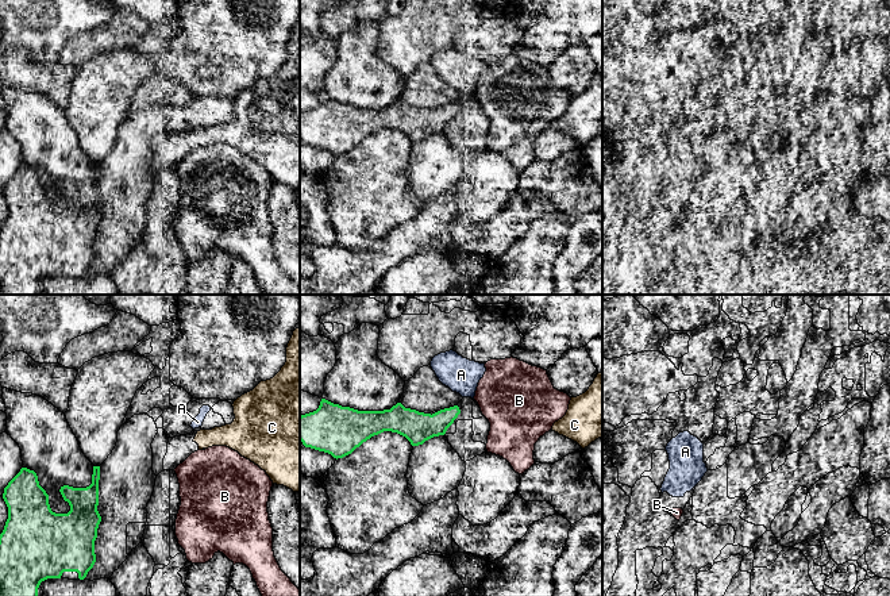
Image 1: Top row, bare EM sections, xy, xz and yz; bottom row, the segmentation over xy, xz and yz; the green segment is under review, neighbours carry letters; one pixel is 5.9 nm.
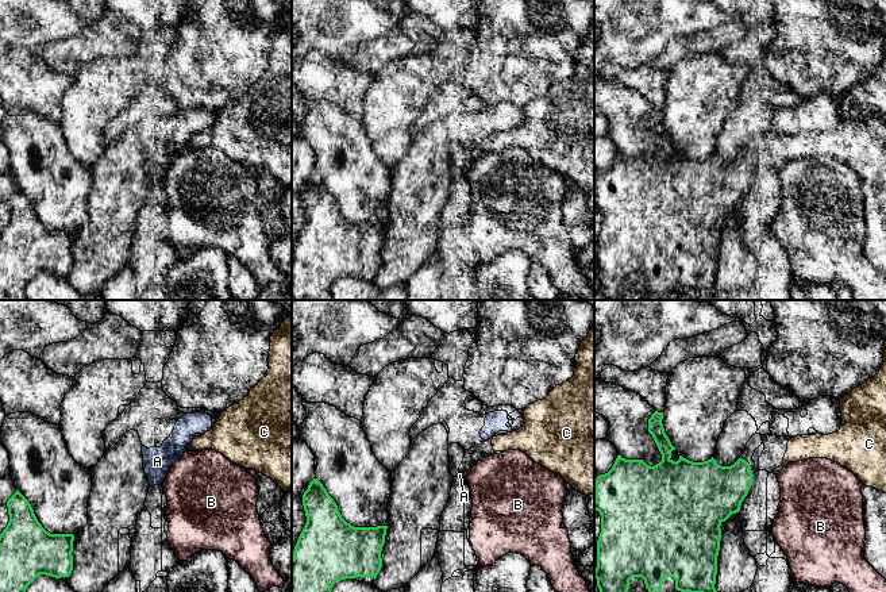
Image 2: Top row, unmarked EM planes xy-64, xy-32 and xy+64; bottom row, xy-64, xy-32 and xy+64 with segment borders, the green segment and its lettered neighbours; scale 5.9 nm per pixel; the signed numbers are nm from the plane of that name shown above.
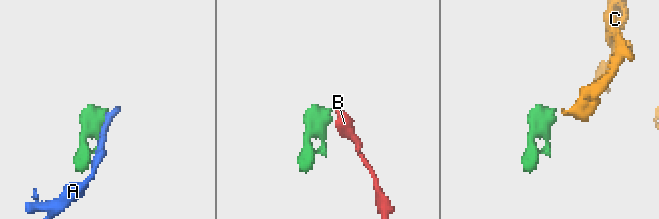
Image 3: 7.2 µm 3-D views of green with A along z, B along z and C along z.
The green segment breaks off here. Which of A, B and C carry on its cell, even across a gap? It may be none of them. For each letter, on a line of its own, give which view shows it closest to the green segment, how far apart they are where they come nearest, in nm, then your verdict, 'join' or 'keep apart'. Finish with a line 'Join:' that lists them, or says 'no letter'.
A: view xz; gap 60 nm; keep apart
B: view xz; gap 110 nm; keep apart
C: view xz; gap 550 nm; join
Join: C

